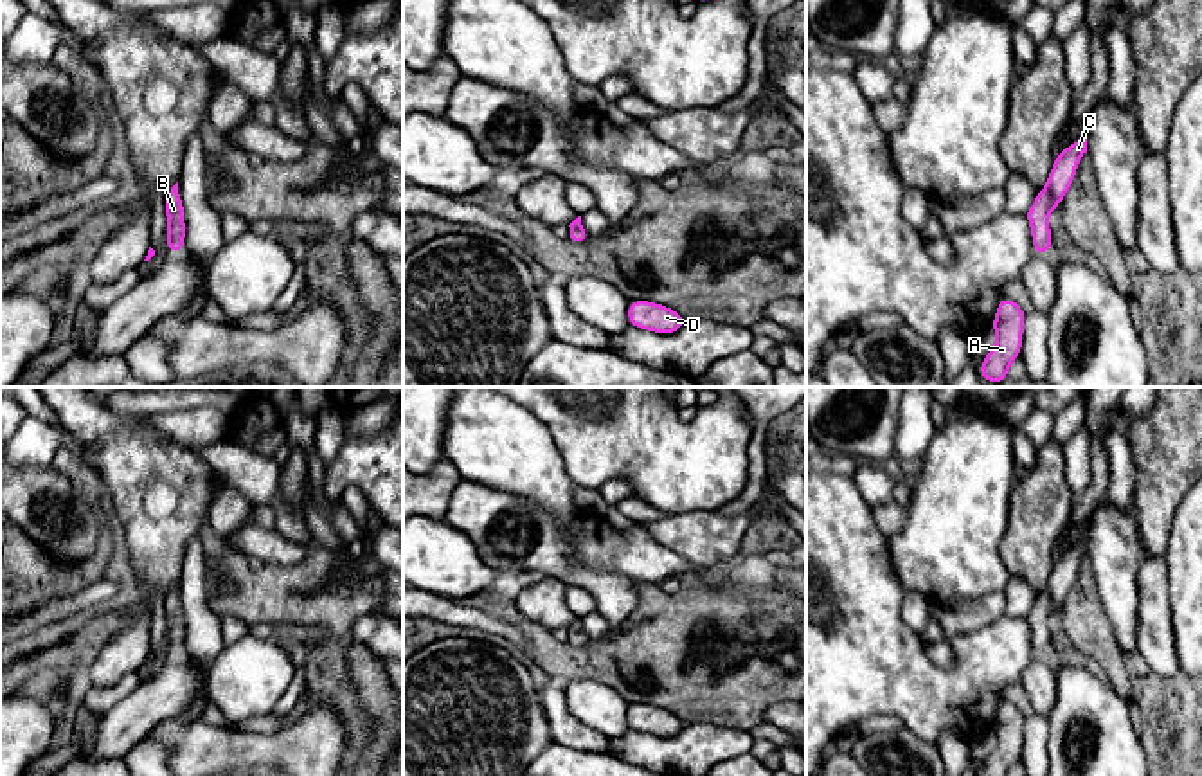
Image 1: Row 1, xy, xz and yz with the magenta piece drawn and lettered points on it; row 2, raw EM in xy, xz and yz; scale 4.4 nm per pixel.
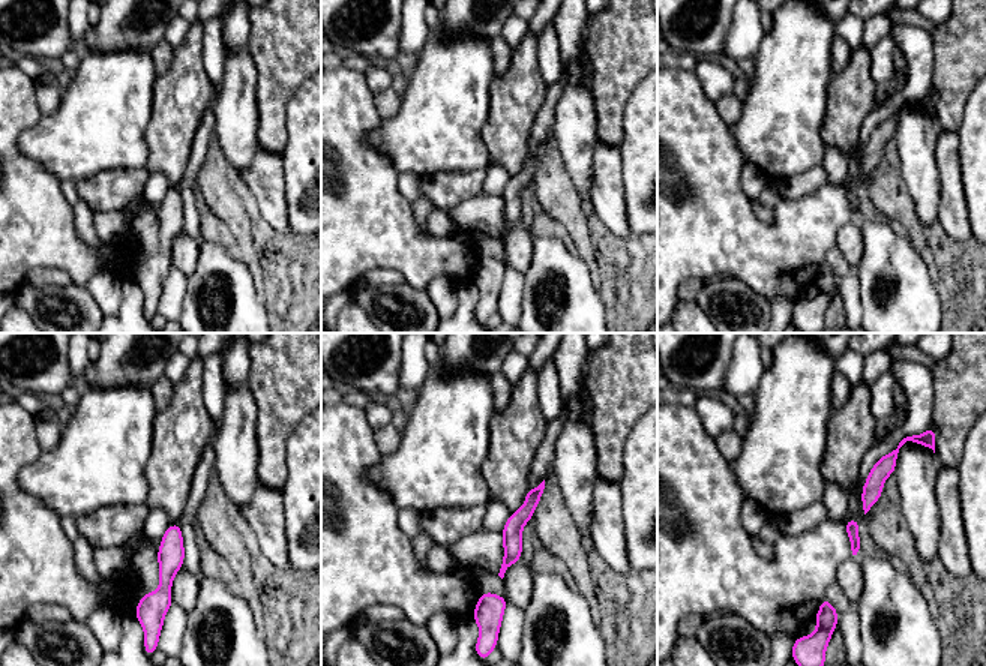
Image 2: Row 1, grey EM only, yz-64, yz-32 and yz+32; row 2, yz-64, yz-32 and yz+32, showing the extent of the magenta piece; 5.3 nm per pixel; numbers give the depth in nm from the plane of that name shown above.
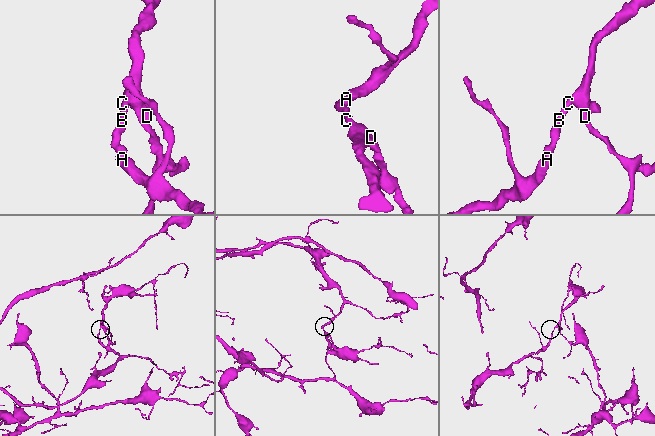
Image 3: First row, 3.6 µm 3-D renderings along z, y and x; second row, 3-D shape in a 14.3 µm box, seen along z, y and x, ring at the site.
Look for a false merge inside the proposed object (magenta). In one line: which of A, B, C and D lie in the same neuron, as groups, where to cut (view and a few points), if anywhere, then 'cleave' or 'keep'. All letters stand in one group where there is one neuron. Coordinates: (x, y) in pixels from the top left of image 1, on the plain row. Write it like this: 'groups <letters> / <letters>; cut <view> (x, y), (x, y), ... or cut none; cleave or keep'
groups A B C D; cut none; keep

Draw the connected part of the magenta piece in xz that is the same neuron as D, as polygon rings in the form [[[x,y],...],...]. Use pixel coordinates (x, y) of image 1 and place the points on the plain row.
[[[630,704],[628,726],[641,733],[669,738],[678,735],[686,722],[671,711],[648,704]]]

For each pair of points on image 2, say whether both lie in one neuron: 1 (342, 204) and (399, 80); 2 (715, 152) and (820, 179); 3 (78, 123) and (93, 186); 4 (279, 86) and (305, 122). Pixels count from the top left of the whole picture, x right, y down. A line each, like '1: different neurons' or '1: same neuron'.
1: different neurons
2: different neurons
3: different neurons
4: different neurons

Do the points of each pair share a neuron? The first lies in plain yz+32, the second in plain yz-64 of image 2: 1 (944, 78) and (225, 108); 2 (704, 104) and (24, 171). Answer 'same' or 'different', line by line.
1: different
2: same

